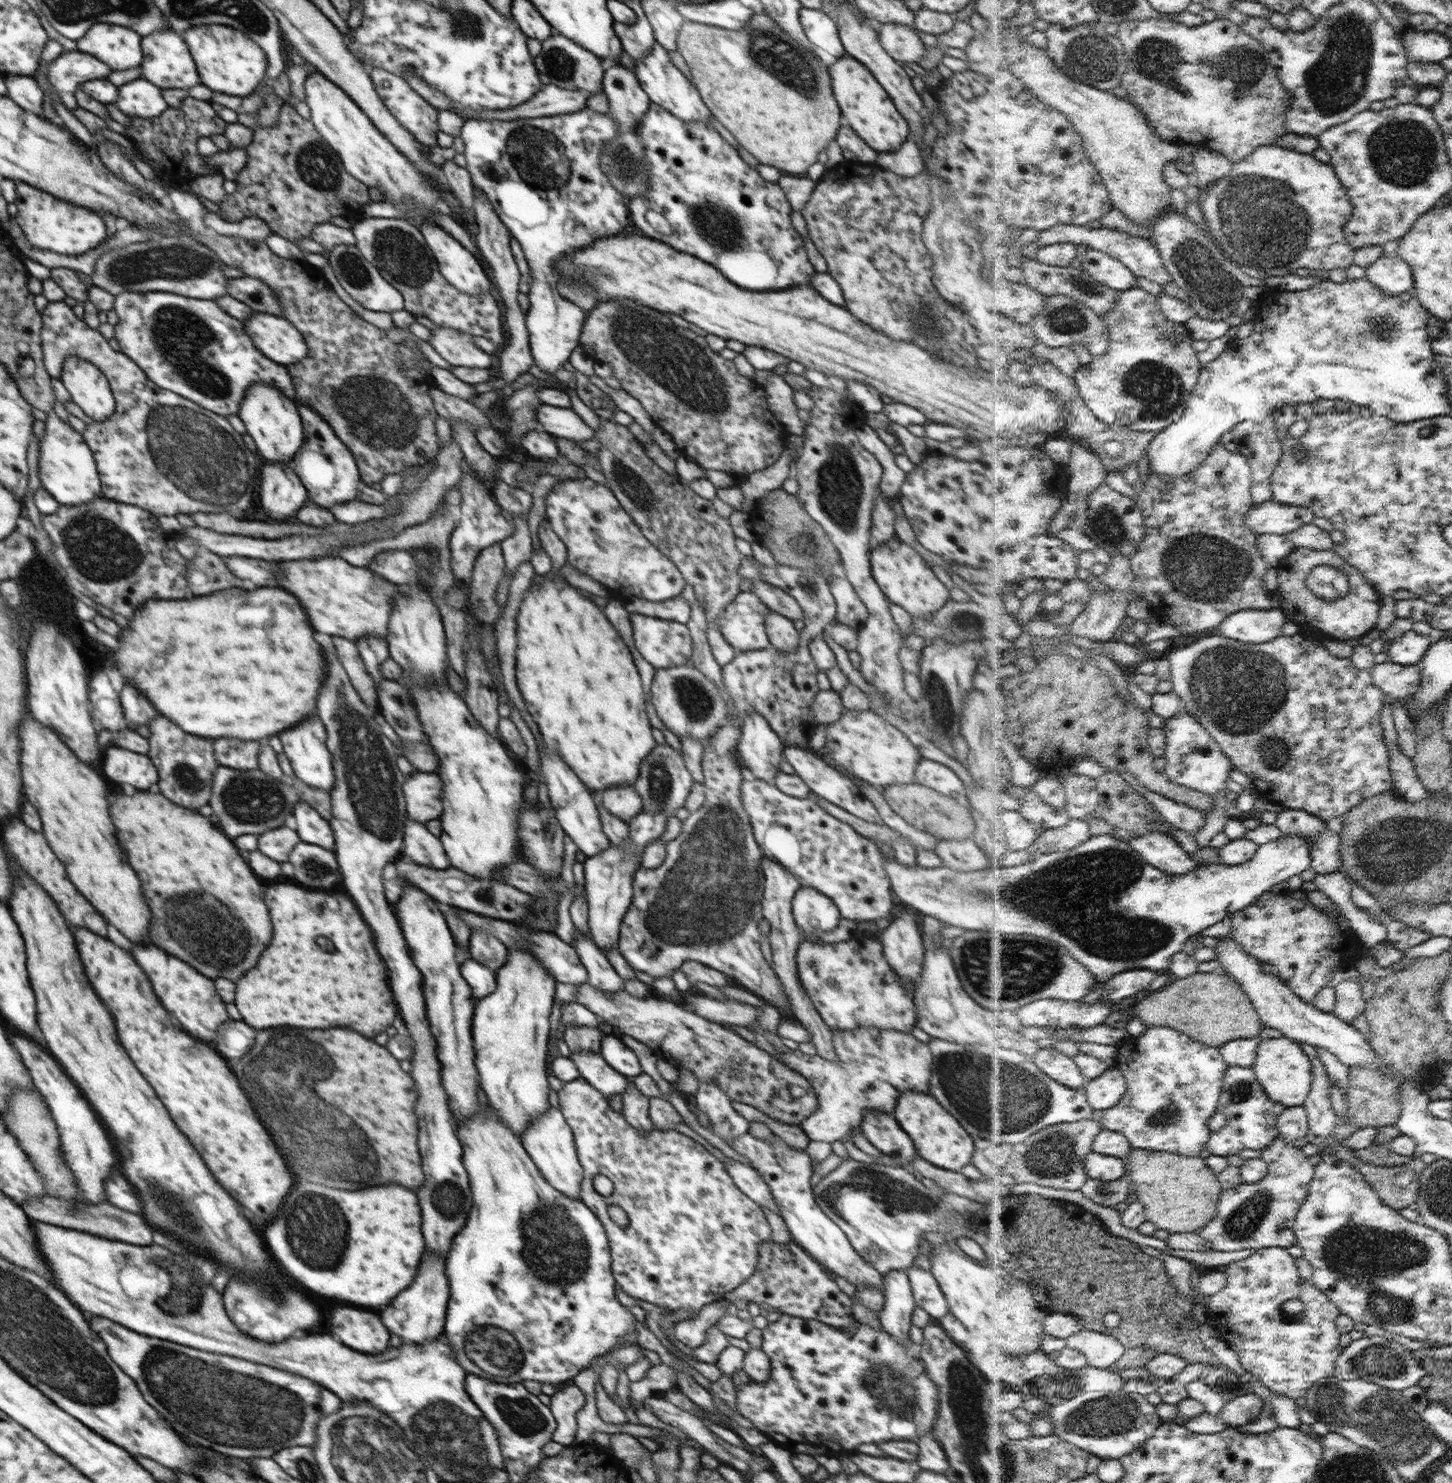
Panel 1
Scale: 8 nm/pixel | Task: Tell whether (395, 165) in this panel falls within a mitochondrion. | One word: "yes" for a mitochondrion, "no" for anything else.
no

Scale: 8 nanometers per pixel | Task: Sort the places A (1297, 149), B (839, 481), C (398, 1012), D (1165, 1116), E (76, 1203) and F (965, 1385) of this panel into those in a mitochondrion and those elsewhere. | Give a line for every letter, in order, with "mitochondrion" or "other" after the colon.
A: other
B: mitochondrion
C: other
D: mitochondrion
E: other
F: mitochondrion

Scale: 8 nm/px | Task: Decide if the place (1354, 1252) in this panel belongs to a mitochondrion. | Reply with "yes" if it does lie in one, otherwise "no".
yes

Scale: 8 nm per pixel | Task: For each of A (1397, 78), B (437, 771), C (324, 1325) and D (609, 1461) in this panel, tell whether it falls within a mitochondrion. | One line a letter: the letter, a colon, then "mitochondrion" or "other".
A: other
B: other
C: other
D: other

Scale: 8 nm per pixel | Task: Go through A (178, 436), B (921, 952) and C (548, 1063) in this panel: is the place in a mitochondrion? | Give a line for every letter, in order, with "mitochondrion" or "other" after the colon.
A: mitochondrion
B: other
C: other

